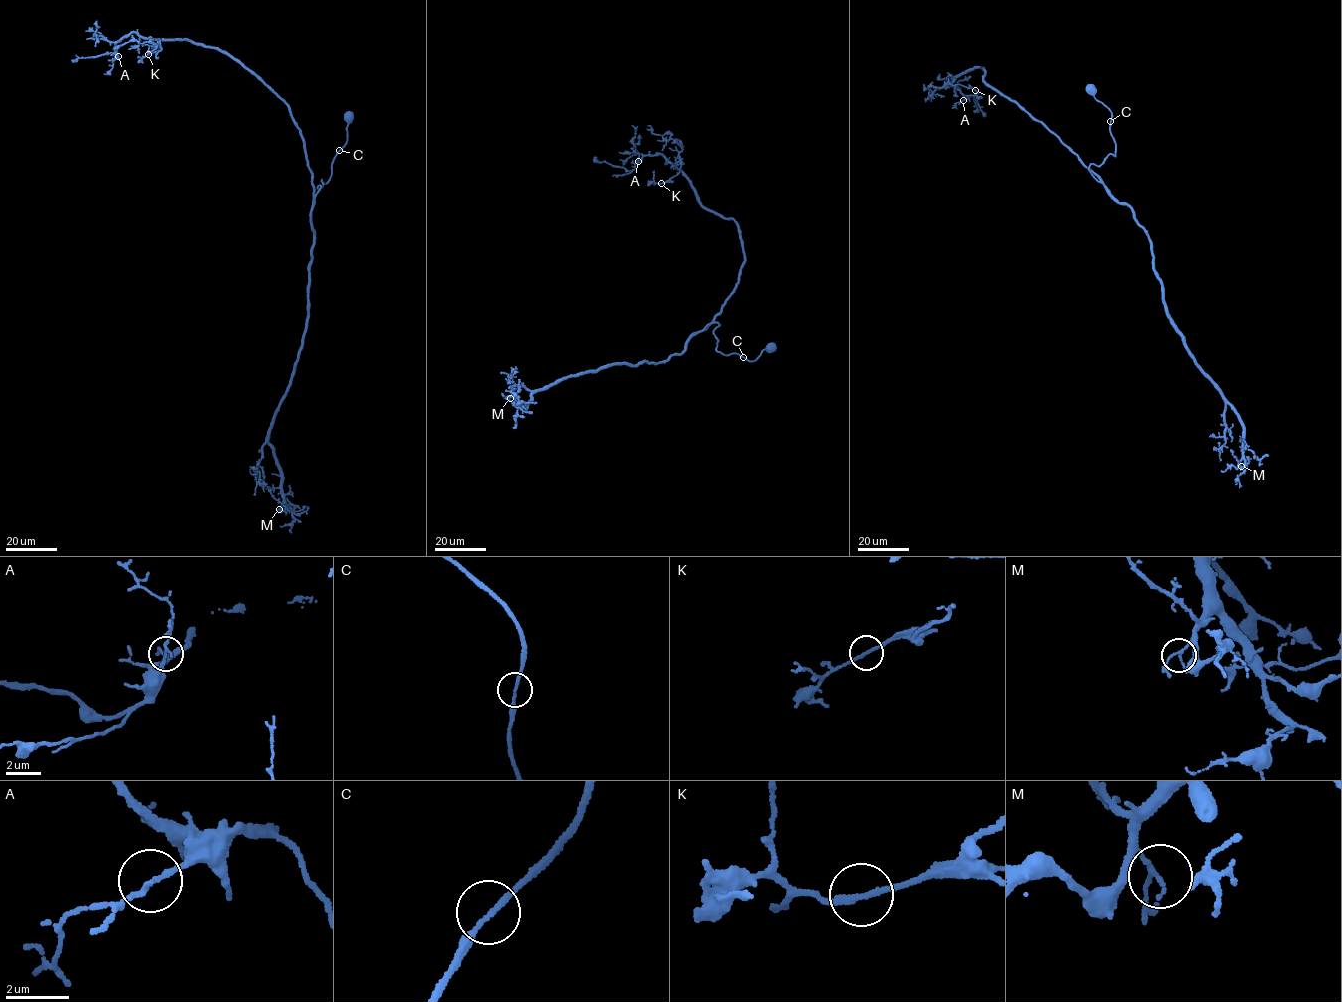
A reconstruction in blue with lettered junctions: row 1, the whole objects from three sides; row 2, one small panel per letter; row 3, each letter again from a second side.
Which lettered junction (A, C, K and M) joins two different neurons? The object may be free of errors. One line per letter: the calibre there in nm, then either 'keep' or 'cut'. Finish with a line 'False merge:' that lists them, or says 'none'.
A: calibre 150 nm; keep
C: calibre 160 nm; keep
K: calibre 170 nm; keep
M: calibre 140 nm; keep
False merge: none

